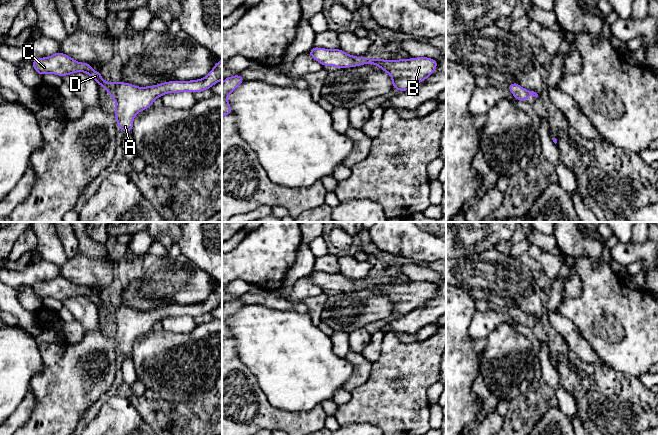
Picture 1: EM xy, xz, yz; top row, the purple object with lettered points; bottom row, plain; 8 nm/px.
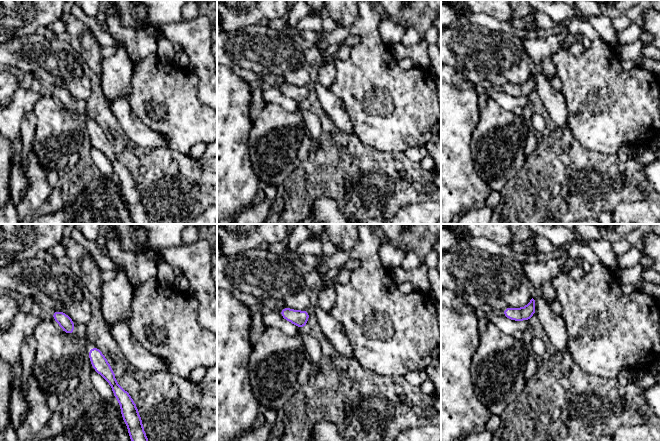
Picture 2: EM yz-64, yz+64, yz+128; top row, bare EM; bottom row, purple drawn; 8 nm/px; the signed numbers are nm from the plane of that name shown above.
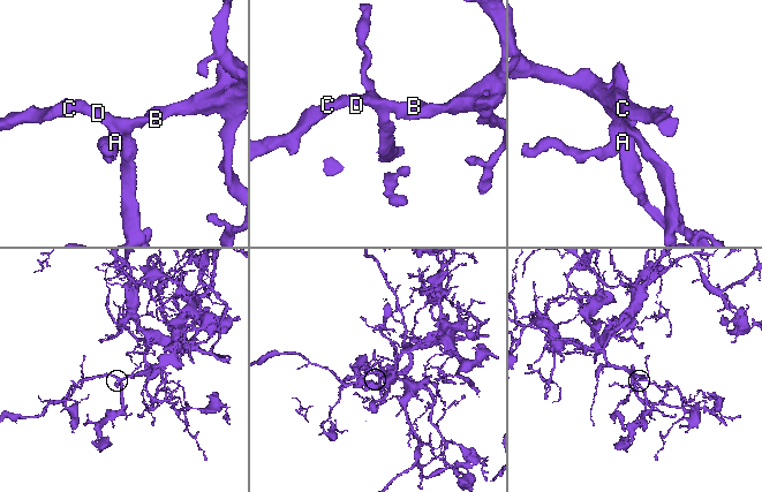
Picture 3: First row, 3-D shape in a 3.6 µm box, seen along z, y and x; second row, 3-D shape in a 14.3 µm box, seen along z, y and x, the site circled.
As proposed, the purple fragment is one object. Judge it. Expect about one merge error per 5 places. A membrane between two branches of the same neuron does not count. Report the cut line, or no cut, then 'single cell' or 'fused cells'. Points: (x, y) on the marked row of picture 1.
no cut | single cell

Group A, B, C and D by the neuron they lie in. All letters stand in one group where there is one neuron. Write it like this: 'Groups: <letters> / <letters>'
Groups: A B C D

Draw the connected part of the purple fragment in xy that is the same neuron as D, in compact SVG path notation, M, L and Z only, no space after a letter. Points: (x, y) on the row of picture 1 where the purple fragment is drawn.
M57 52L49 57L35 59L31 62L33 68L41 76L46 73L52 73L63 77L79 71L91 76L98 86L103 86L109 96L115 100L116 108L114 114L118 129L121 129L123 133L132 132L135 115L148 109L156 98L162 97L165 93L202 92L222 80L222 59L214 65L204 78L190 81L162 82L161 84L147 87L137 87L122 81L105 82L100 71L94 71L91 64L78 63L62 52Z

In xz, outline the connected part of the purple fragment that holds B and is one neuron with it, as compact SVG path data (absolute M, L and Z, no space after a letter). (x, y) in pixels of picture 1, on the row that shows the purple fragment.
M313 47L308 54L322 66L338 68L357 67L364 64L378 65L382 71L388 72L393 80L392 88L405 92L414 85L426 80L433 74L438 61L428 57L410 59L384 60L349 55L341 49Z

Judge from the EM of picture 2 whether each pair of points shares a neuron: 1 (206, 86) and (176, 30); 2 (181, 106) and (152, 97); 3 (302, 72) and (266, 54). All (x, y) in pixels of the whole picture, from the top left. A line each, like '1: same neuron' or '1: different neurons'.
1: same neuron
2: same neuron
3: same neuron

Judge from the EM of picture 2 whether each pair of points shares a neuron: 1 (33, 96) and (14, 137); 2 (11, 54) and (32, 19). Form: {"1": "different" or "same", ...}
{"1": "same", "2": "different"}

